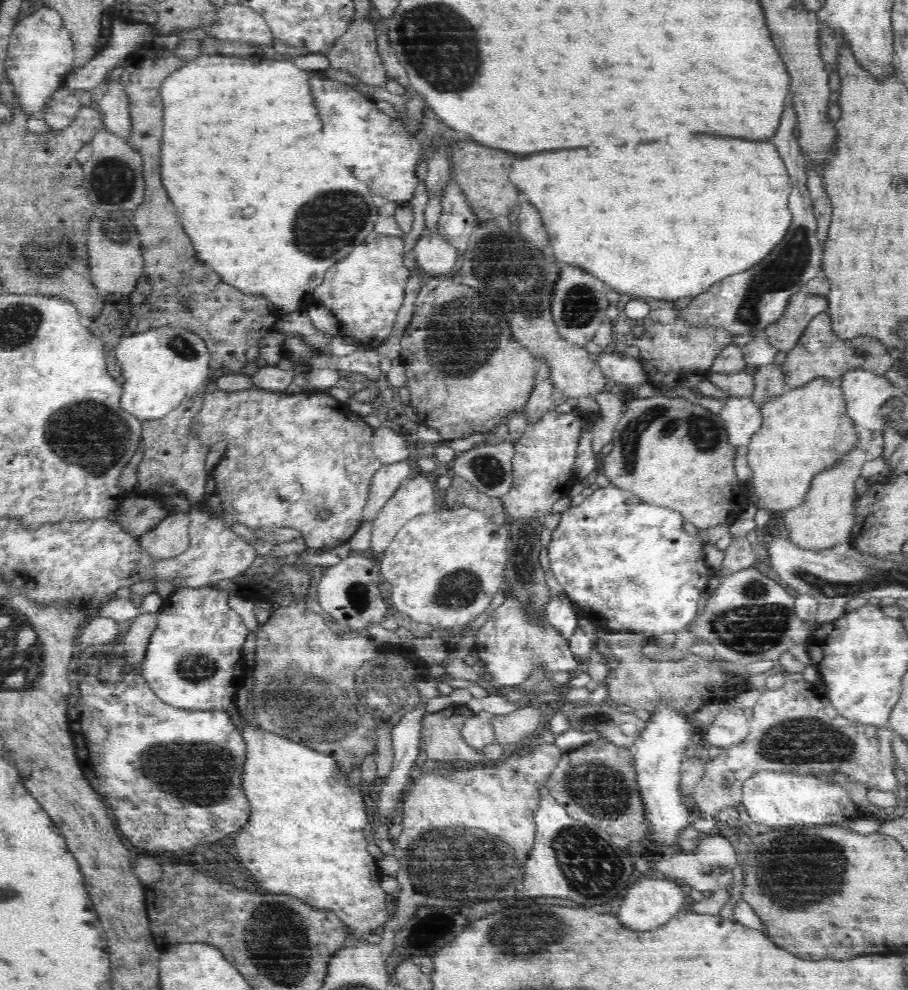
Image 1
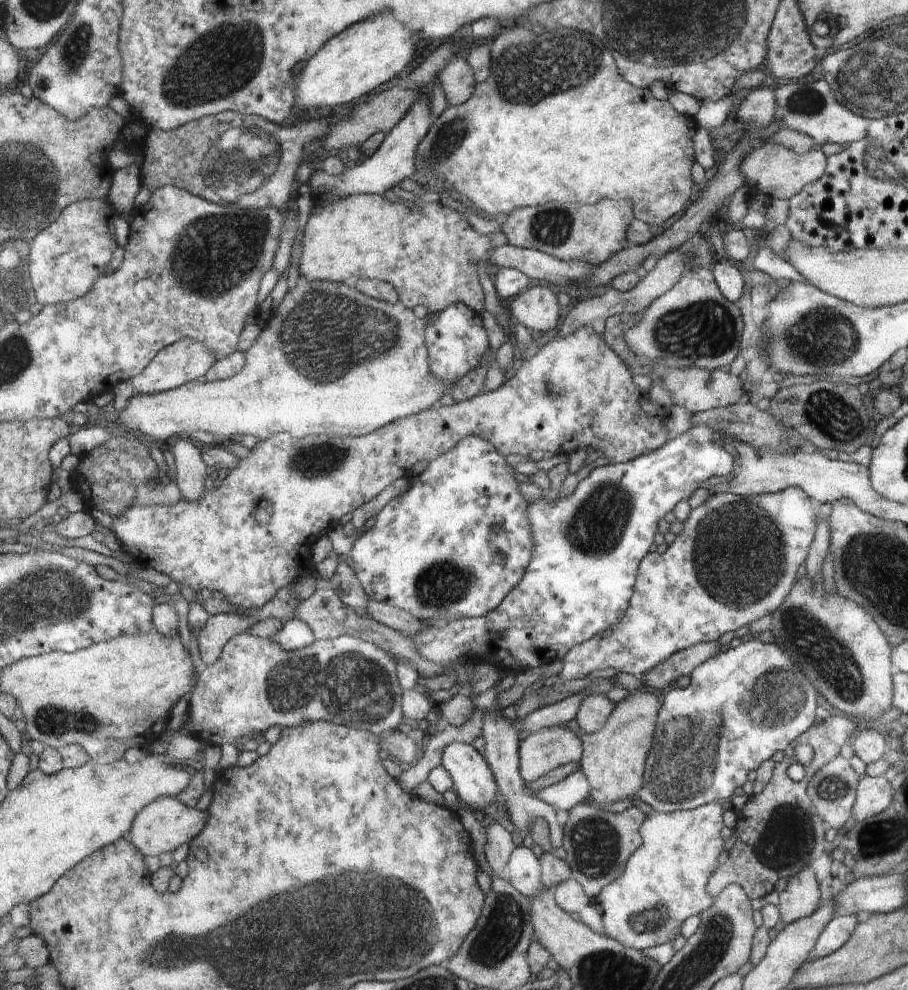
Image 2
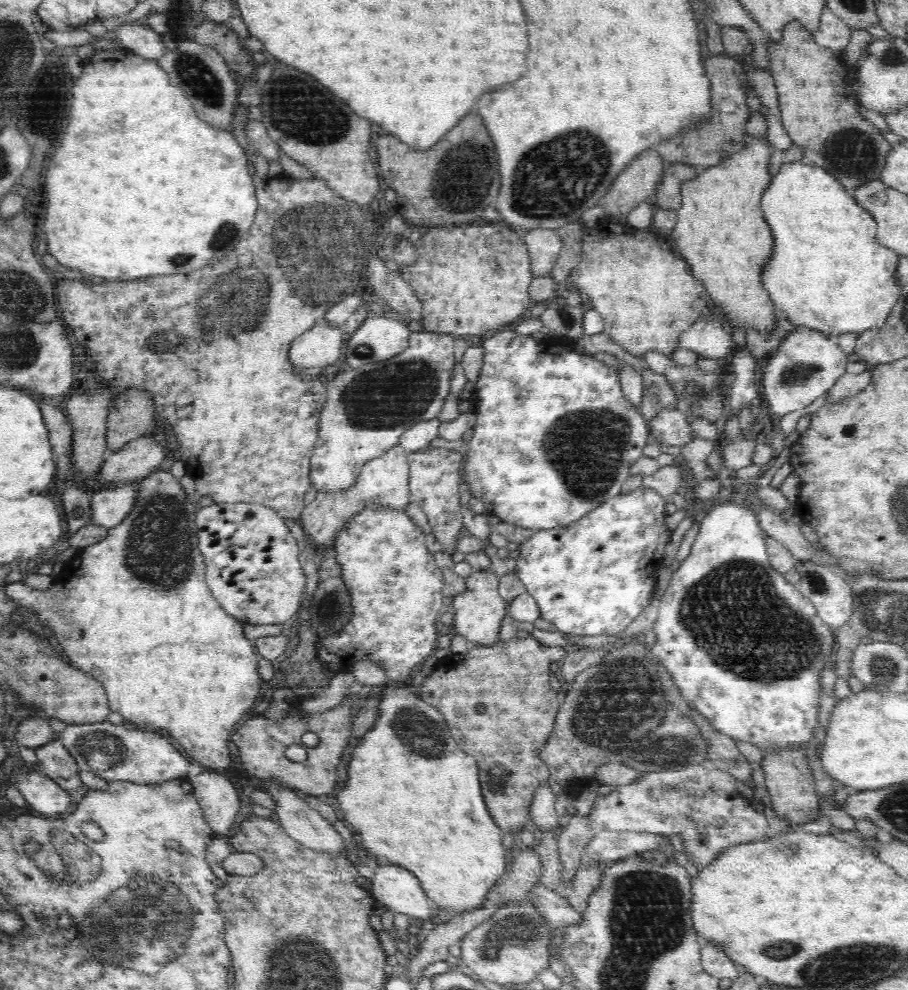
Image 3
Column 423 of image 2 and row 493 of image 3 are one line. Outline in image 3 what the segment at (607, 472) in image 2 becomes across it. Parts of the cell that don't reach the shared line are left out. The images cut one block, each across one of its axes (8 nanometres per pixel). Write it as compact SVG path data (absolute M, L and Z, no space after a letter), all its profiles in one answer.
M640 487L604 501L564 528L535 531L528 541L520 543L515 572L524 583L526 593L536 599L540 616L566 634L596 636L622 632L653 600L657 568L664 564L664 547L672 536L666 527L665 504L663 496Z

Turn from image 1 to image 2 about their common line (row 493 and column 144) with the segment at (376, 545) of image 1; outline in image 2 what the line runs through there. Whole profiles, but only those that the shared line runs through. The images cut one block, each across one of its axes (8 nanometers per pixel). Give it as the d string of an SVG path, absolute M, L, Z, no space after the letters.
M299 276L296 286L287 290L286 296L282 298L282 303L276 310L276 316L266 322L264 328L261 328L260 336L256 338L256 342L246 350L246 368L236 374L234 378L226 380L210 381L204 380L190 382L180 388L168 390L168 392L158 392L158 394L139 394L136 393L128 406L124 408L120 421L124 423L126 428L134 430L134 432L143 432L154 438L166 441L169 445L177 438L186 438L194 436L196 432L204 430L214 437L224 436L230 438L234 434L252 434L256 438L265 438L272 434L294 434L294 438L302 438L306 434L322 434L322 430L326 434L338 434L340 436L362 436L374 433L374 430L389 425L390 422L396 421L398 418L406 418L414 416L422 410L430 409L437 405L438 400L445 393L450 392L453 384L450 380L442 380L438 376L430 374L429 371L429 352L424 342L424 328L426 328L426 316L418 318L412 309L406 308L400 301L396 304L388 304L384 301L366 296L362 292L358 292L355 287L350 287L345 283L337 283L332 281L312 280L308 282L304 276Z

